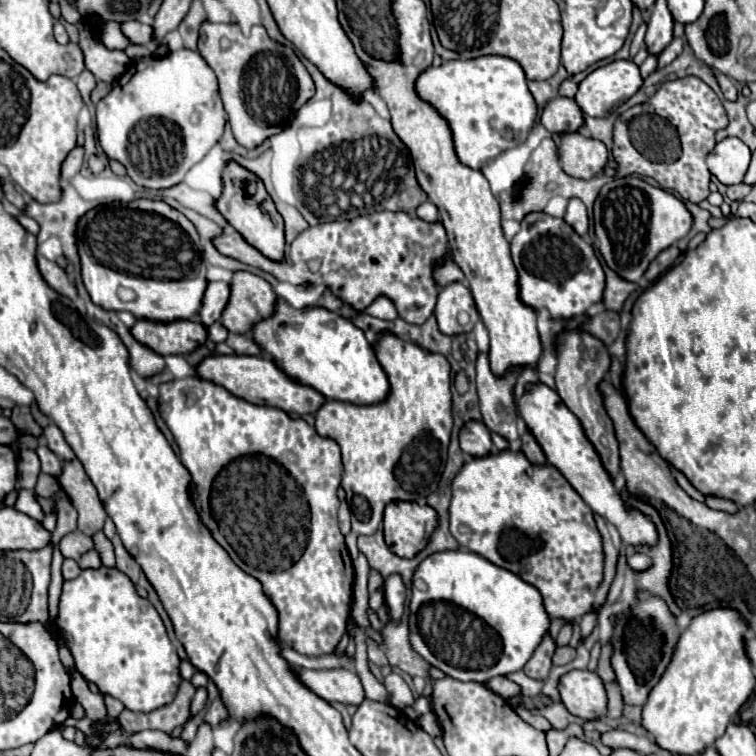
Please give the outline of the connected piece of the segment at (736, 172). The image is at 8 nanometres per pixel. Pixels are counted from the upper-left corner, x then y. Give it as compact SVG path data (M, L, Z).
M727 137L711 151L711 155L707 157L707 167L721 183L735 185L743 181L749 161L749 147L737 137Z

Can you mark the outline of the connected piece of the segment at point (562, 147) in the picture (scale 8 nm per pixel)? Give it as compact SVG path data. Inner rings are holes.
M567 133L559 137L559 157L561 167L567 175L579 179L591 179L603 171L607 165L609 151L597 141L583 137L581 133Z

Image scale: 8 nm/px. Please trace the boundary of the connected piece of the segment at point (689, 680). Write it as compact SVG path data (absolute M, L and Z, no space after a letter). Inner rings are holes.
M731 607L709 609L689 621L667 673L643 707L643 727L655 737L659 747L679 755L699 755L725 733L731 717L755 687L751 661L745 653L747 629L749 623Z

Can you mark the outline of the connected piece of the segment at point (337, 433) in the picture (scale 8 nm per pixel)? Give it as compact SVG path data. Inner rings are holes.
M385 333L379 345L375 347L377 359L385 369L391 395L377 405L353 405L343 401L327 401L315 413L315 429L319 435L325 435L341 447L343 455L343 481L341 487L347 493L347 503L353 513L351 532L345 536L345 544L352 560L359 555L357 538L359 535L373 535L383 523L383 511L391 501L417 501L423 503L429 493L439 485L441 473L447 461L447 447L453 429L453 411L451 411L451 375L449 361L437 353L423 353L415 343L405 343L399 337Z

